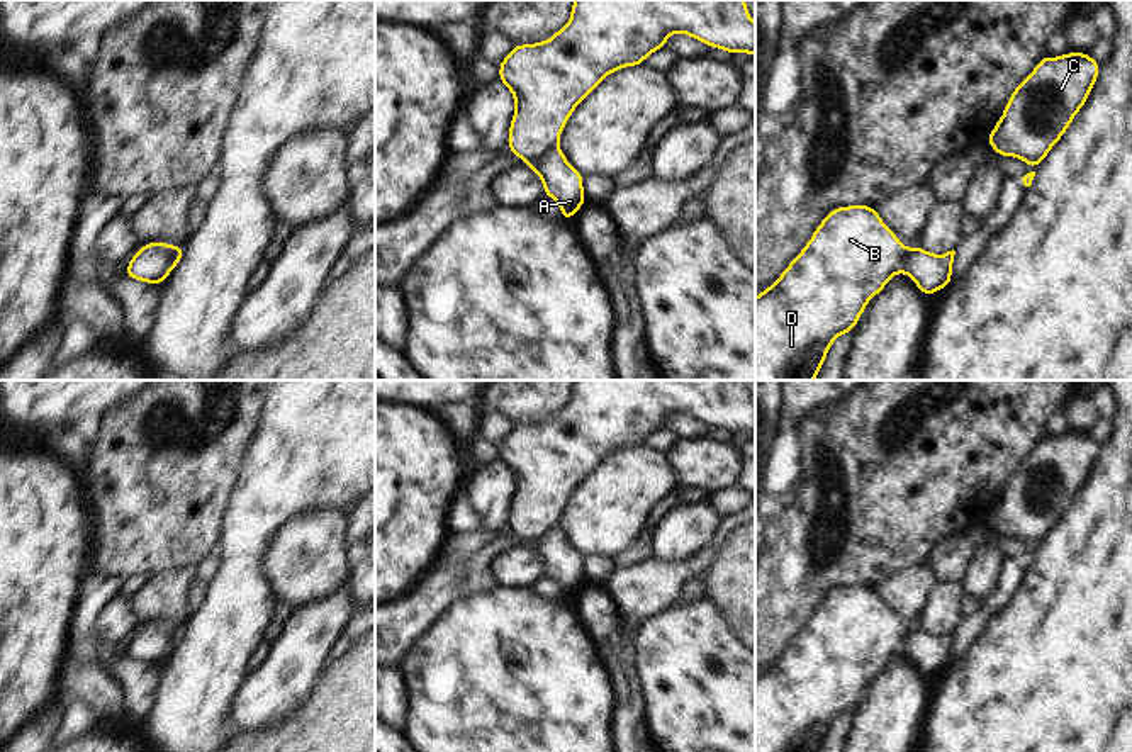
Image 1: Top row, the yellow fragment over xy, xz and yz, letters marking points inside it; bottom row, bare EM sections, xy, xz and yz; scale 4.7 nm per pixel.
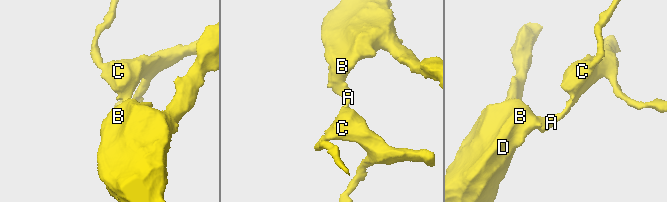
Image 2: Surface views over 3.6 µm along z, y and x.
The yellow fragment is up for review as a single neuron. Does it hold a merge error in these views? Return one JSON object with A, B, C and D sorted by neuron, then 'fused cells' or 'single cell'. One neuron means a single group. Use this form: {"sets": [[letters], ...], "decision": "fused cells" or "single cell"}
{"sets": [["A", "C"], ["B", "D"]], "decision": "fused cells"}

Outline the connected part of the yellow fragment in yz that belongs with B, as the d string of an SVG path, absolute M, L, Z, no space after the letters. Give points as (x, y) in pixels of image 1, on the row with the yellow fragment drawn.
M857 204L832 209L779 278L755 297L755 380L815 380L835 340L854 331L869 300L893 275L906 273L906 251L876 207Z

